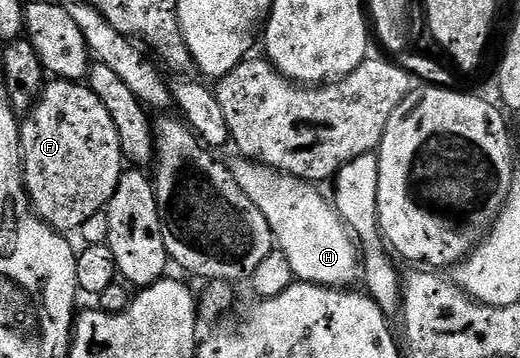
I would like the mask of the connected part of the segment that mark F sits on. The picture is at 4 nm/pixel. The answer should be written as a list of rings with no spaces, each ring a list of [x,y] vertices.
[[[60,78],[46,83],[29,115],[21,120],[21,165],[29,203],[34,212],[56,232],[76,233],[87,218],[108,208],[109,199],[115,194],[123,171],[121,143],[115,122],[111,122],[111,114],[107,114],[107,106],[103,106],[88,83]]]

